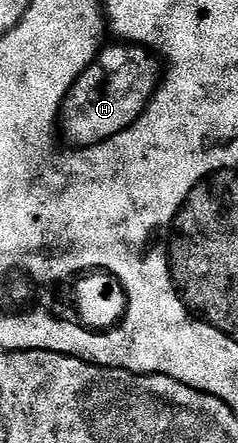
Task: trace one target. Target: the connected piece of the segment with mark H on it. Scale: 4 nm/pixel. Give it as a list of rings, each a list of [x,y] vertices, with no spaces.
[[[125,41],[115,44],[115,47],[106,45],[99,50],[93,63],[84,69],[62,103],[60,135],[71,148],[100,145],[131,127],[142,116],[158,89],[164,74],[159,56],[141,45]]]

